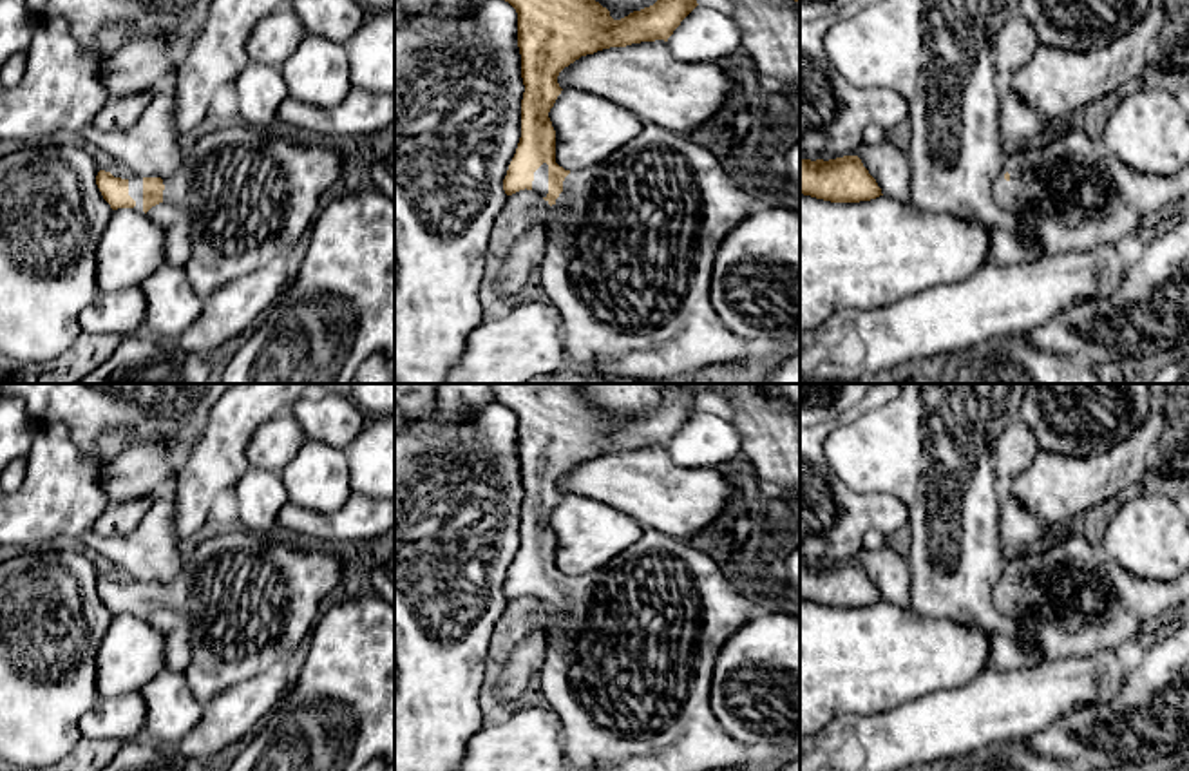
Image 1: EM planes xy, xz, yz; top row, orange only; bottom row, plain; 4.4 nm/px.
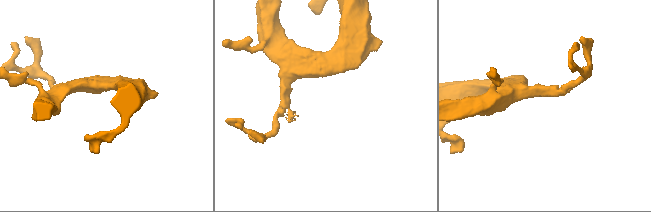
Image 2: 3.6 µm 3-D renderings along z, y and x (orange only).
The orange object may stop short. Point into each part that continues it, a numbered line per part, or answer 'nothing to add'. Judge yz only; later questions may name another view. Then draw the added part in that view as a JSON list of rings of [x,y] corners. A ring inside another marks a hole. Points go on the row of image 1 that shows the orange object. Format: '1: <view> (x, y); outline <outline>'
1: yz (1077, 194); outline [[[1070,128],[1041,143],[1017,143],[1006,152],[992,183],[994,199],[1008,214],[1032,223],[1032,241],[1042,255],[1088,252],[1104,244],[1126,244],[1144,235],[1142,221],[1167,203],[1189,201],[1189,163],[1171,177],[1133,172],[1104,145]]]

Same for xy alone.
1: xy (134, 181); outline [[[128,176],[128,195],[136,201],[134,210],[143,212],[143,177]]]

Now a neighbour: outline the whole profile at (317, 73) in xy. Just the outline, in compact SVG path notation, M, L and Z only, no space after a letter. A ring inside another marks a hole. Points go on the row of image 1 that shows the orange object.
M306 34L281 67L288 98L331 109L353 89L346 43Z

